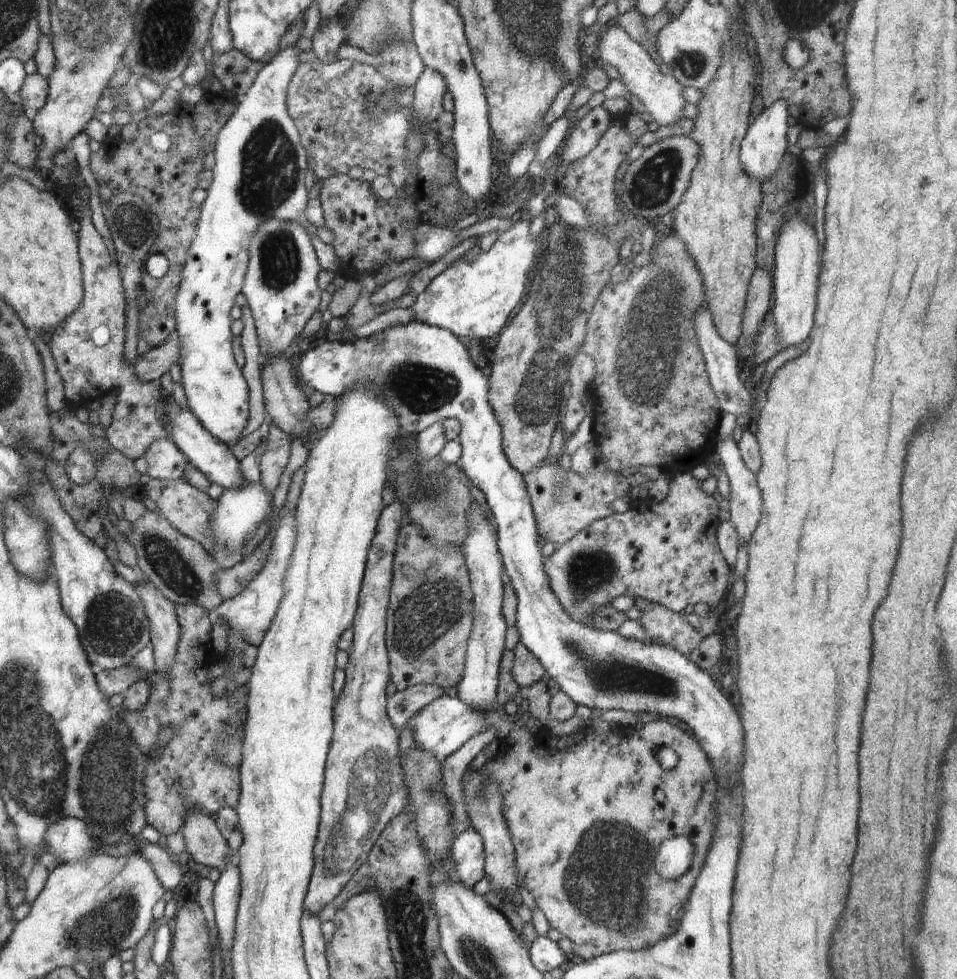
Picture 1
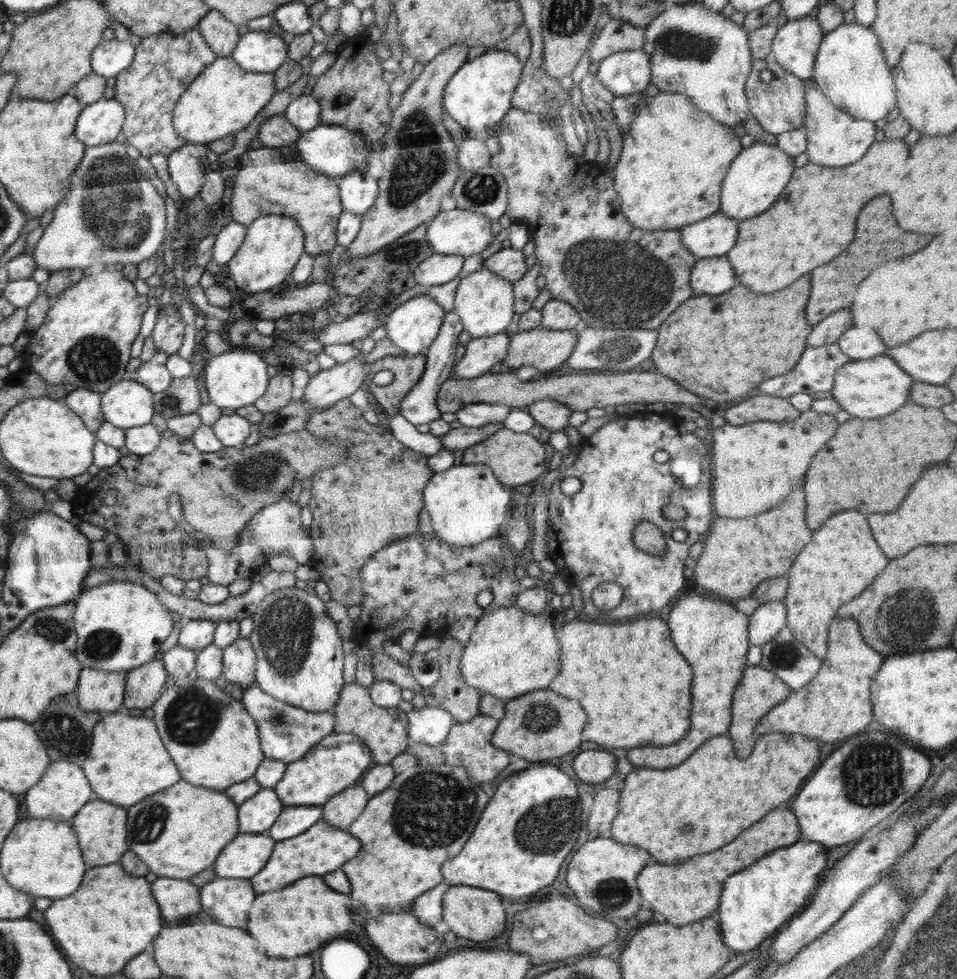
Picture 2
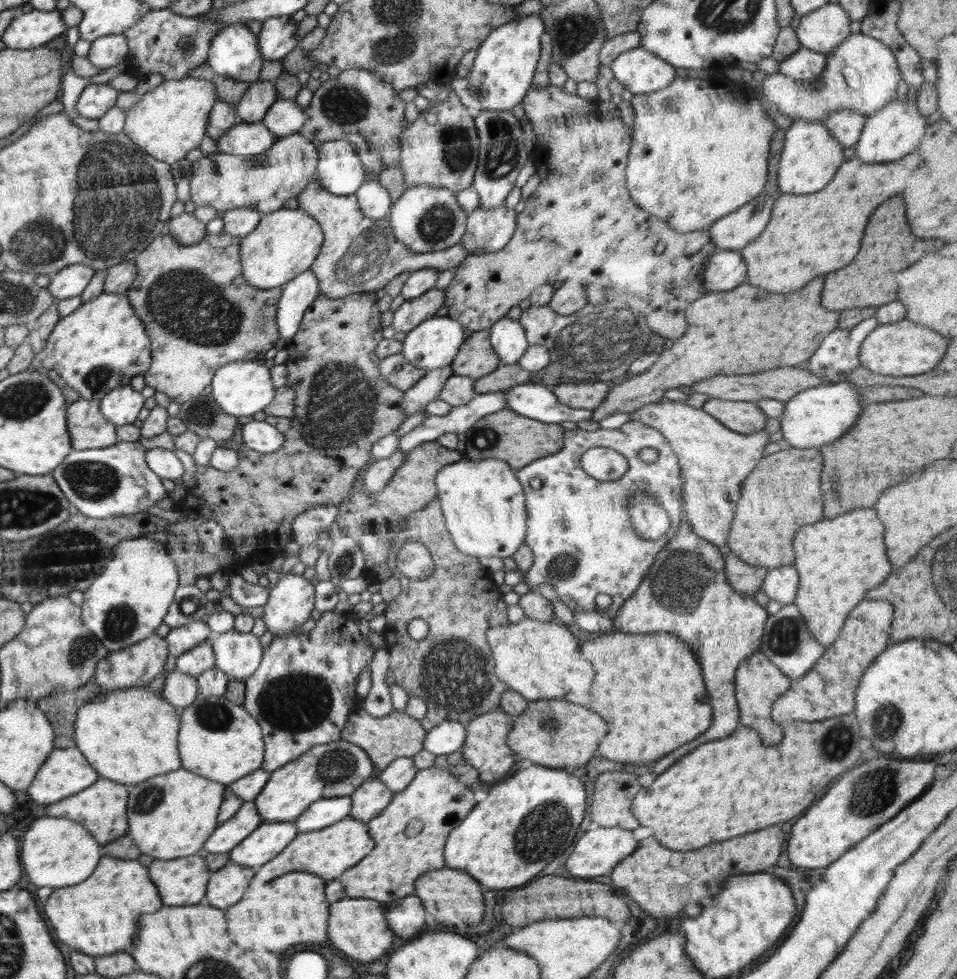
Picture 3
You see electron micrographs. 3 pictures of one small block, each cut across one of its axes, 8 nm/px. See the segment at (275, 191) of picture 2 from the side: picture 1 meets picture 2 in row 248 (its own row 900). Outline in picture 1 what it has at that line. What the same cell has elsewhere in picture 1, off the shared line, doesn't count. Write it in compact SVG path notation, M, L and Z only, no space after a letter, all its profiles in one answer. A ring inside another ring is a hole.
M398 501L386 506L380 513L368 549L358 608L353 618L352 644L346 651L348 662L344 670L344 688L335 699L333 735L320 797L321 819L313 846L314 868L303 902L304 909L316 914L322 906L335 900L356 869L366 862L387 822L410 808L409 790L398 750L400 731L388 718L385 691L391 680L385 647L386 617L403 513Z

